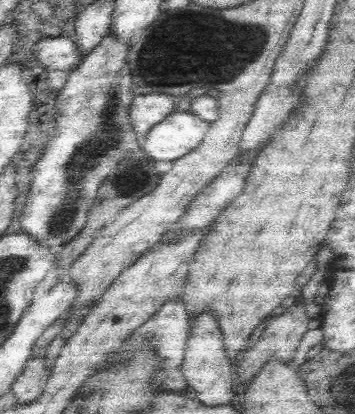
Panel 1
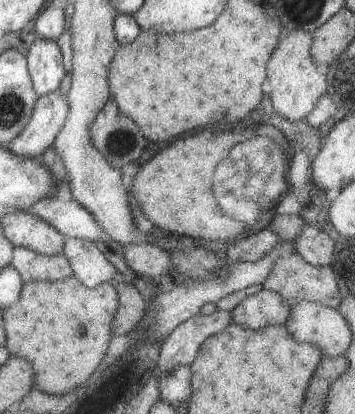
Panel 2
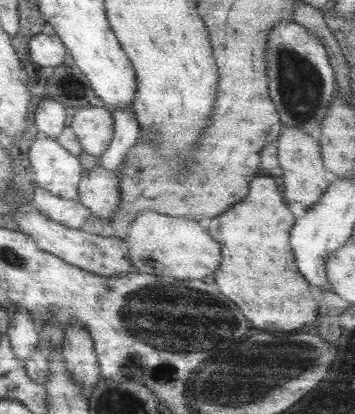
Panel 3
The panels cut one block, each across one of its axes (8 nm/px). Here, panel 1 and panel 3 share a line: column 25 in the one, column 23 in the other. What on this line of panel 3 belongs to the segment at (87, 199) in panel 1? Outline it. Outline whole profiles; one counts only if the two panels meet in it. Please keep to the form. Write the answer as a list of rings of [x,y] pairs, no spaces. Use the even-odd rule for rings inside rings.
[[[15,204],[15,222],[17,222],[17,232],[27,234],[27,238],[31,238],[39,250],[53,254],[57,258],[61,258],[63,262],[77,266],[89,274],[101,276],[101,278],[117,278],[123,274],[137,274],[137,268],[129,262],[127,256],[127,244],[117,238],[117,236],[107,236],[103,238],[101,234],[87,234],[81,230],[71,230],[67,226],[59,226],[51,220],[47,220],[45,216],[41,216],[37,210],[33,210],[33,206],[17,206]]]

